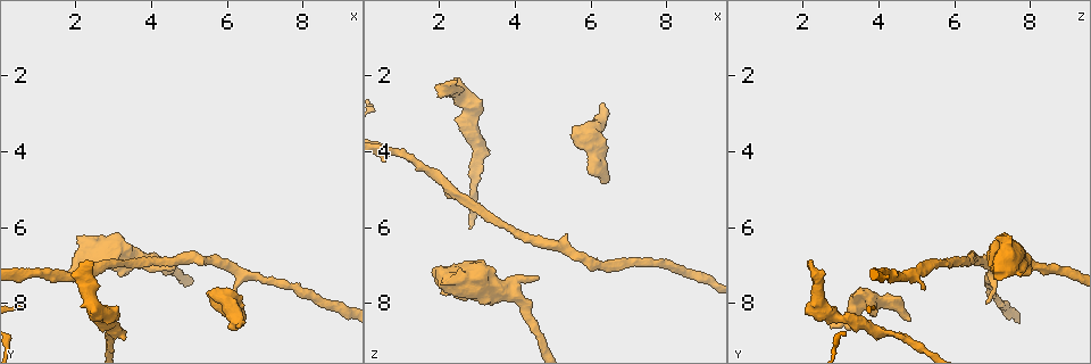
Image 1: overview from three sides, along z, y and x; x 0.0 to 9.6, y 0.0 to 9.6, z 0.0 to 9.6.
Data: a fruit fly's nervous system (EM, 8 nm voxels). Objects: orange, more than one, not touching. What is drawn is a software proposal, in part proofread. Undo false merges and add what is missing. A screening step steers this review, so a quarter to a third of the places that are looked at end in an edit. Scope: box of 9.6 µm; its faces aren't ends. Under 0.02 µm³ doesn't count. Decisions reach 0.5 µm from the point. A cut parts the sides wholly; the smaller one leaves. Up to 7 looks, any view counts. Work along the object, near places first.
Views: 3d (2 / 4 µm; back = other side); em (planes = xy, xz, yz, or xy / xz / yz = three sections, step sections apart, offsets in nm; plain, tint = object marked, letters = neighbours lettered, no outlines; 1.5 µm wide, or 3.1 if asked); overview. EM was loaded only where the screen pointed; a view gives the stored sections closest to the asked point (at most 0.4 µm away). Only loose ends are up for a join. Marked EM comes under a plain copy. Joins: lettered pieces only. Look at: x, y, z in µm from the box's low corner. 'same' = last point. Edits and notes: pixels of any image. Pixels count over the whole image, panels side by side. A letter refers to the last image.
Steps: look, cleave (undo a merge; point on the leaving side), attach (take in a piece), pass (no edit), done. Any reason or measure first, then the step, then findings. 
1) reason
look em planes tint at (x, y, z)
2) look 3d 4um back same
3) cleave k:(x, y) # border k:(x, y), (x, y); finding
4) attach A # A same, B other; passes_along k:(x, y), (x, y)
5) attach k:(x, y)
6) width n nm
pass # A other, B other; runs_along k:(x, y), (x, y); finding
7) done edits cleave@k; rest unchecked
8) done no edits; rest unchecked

look em planes tint at (2.40, 6.85, 2.20)

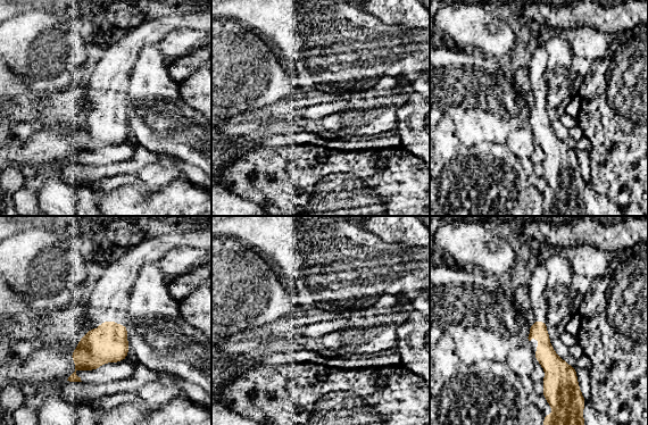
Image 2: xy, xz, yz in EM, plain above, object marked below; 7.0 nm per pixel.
look em planes letters same

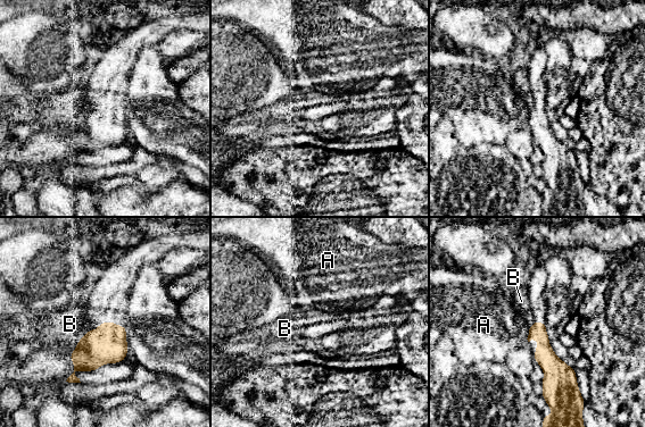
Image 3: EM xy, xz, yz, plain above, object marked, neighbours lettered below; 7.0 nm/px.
pass # A other, B other; no lettered piece goes on from it

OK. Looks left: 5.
free end
look 3d 2um at (2.25, 7.65, 5.25)

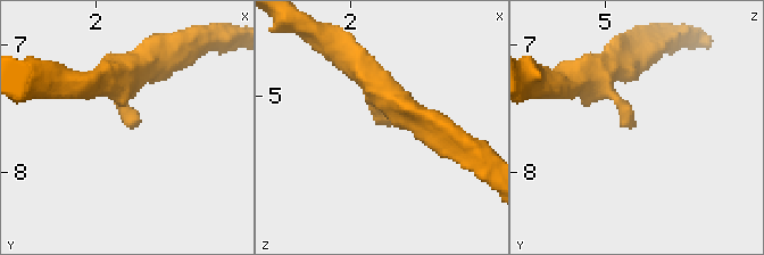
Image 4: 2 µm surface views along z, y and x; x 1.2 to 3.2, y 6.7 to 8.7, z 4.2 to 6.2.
shape alone is not enough
look em xy step 8 letters at (2.30, 7.64, 5.22)

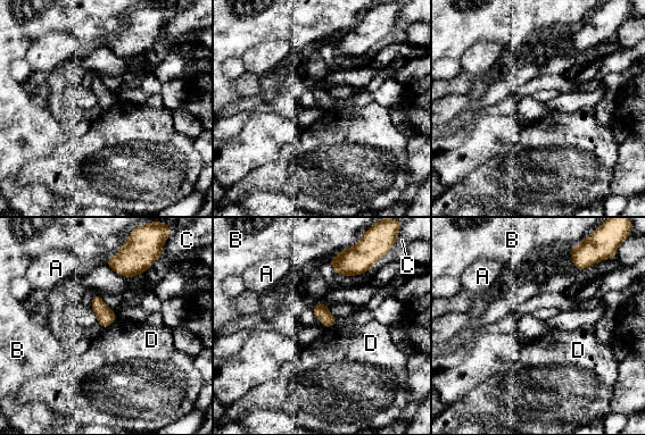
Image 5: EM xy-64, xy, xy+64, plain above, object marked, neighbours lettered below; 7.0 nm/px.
look em planes letters same

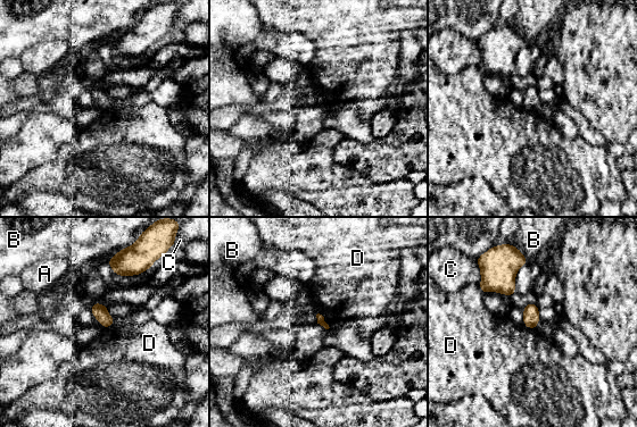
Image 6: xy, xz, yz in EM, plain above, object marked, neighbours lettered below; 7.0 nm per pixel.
pass # A other, B other, C other, D other; border 6:(319, 312), (329, 327); no lettered piece goes on from it

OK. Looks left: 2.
branch stops here
look 3d 2um at (6.30, 8.65, 2.65)

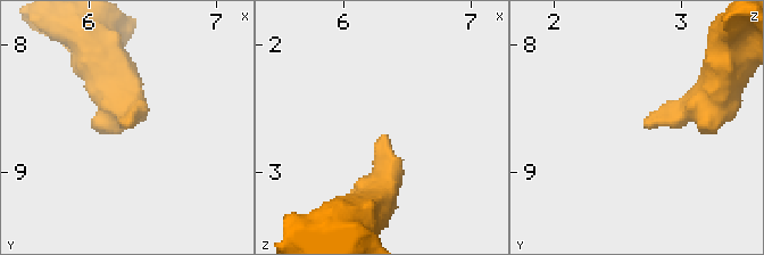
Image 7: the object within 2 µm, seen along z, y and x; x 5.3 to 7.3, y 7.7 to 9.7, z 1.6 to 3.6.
look em planes letters at (6.32, 8.62, 2.72)

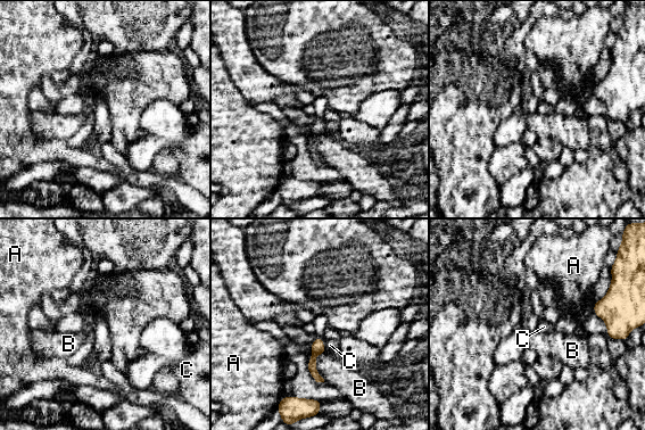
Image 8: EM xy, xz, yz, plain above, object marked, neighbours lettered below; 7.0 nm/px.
pass # A other, B other, C other; runs_along 8:(317, 340), (313, 372), (319, 379); no lettered piece goes on from it

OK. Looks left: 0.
done no edits; rest unchecked

